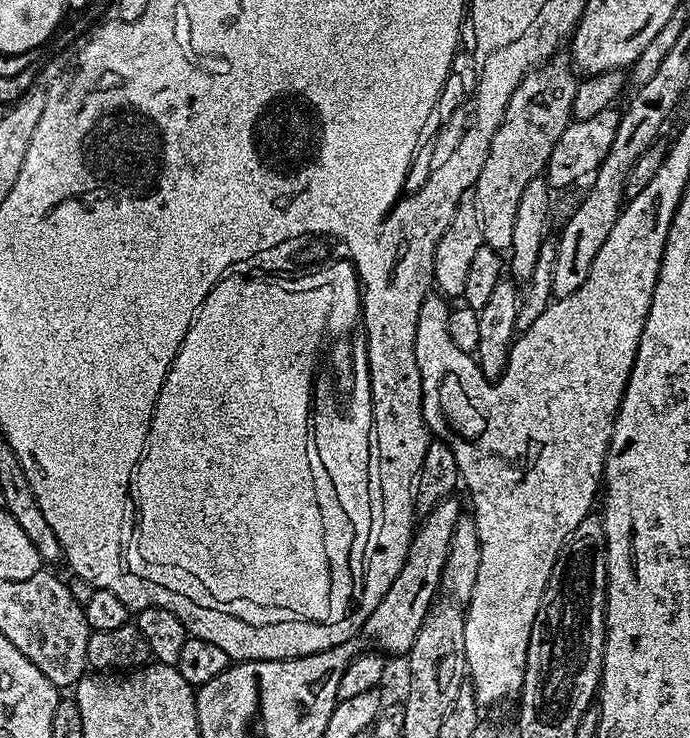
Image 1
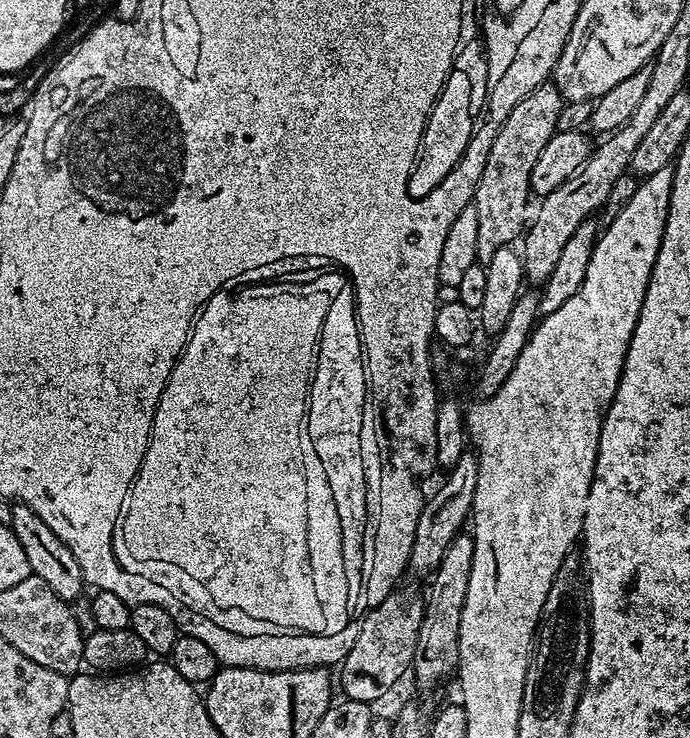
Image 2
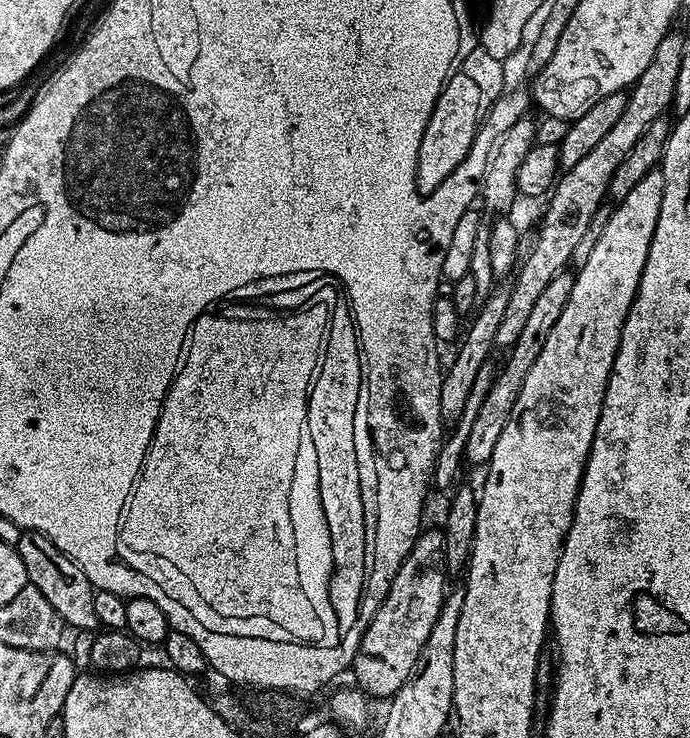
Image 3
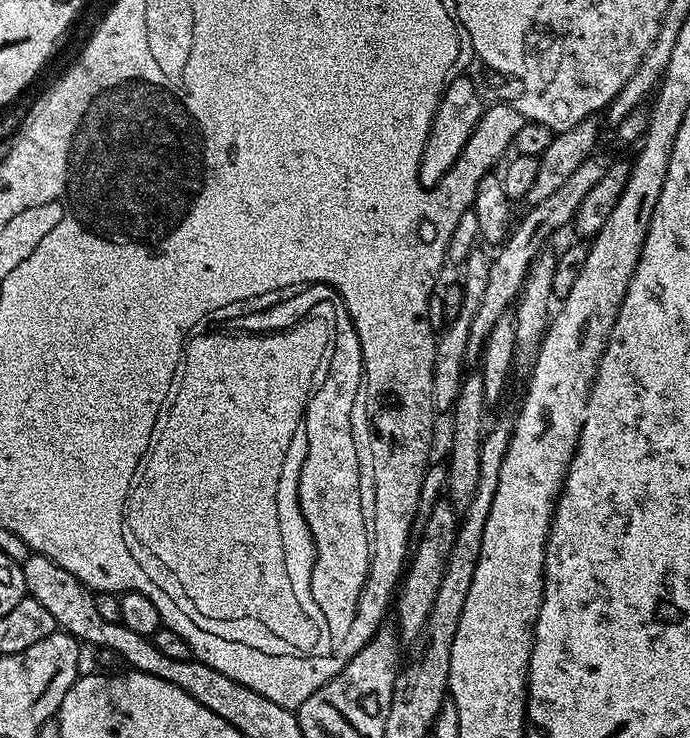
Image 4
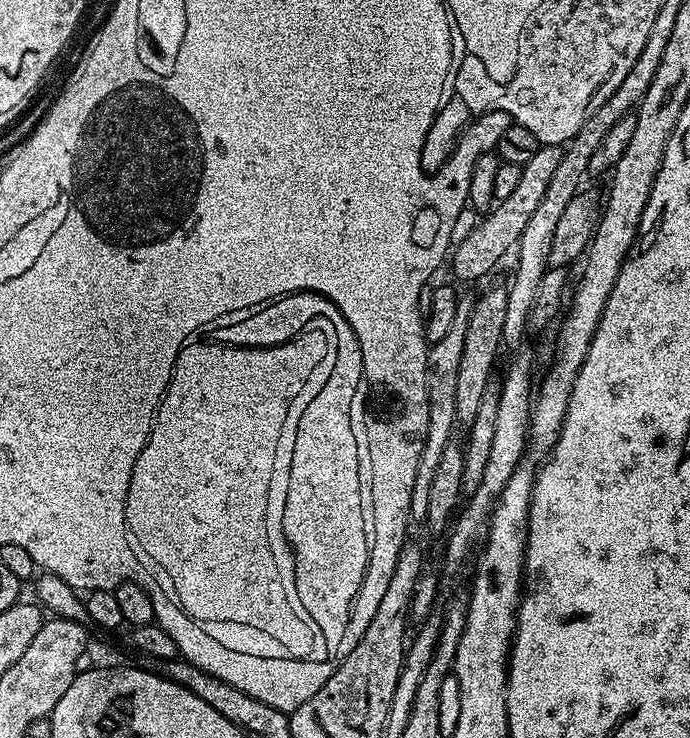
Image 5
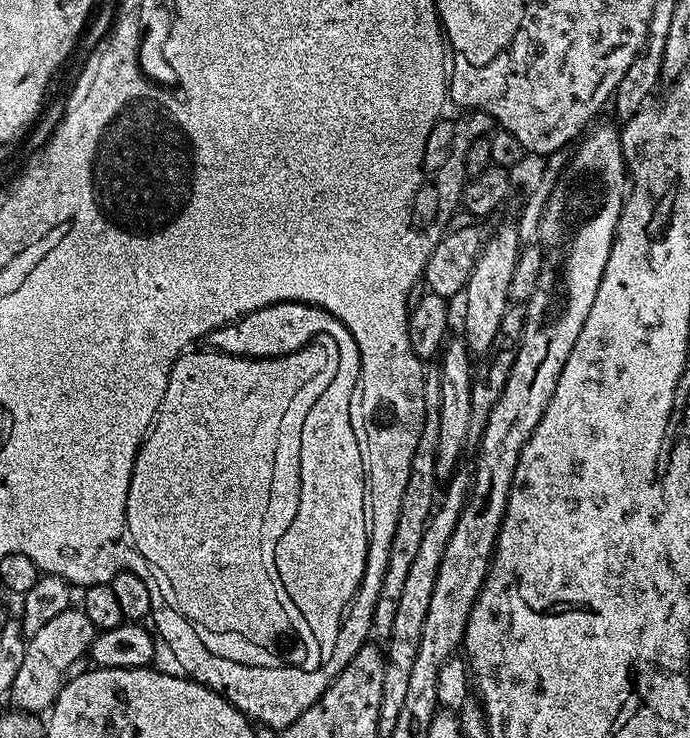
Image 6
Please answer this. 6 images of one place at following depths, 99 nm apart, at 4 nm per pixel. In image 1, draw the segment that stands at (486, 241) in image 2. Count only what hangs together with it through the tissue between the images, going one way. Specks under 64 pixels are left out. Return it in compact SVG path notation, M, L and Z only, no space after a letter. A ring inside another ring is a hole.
M557 54L527 72L514 94L510 94L504 121L490 142L490 154L486 154L482 174L478 174L474 195L482 234L485 245L495 252L503 253L511 249L514 216L518 214L522 193L530 181L543 173L550 158L550 150L554 150L558 138L562 138L562 130L566 130L566 126L574 119L572 103L575 100L578 76L569 57L564 56Z

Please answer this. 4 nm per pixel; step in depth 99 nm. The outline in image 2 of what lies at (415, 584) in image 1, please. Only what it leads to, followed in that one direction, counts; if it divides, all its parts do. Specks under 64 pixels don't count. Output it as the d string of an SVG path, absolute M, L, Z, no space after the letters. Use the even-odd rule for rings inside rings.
M465 450L458 462L452 468L447 469L446 476L448 476L448 480L441 482L440 489L433 496L429 495L425 499L424 509L418 518L418 530L414 530L414 542L408 559L408 568L416 571L420 576L425 575L424 577L435 572L438 562L442 562L442 554L446 554L446 549L450 547L450 542L454 542L456 535L469 523L474 502L474 490L478 486L478 462L475 451Z

